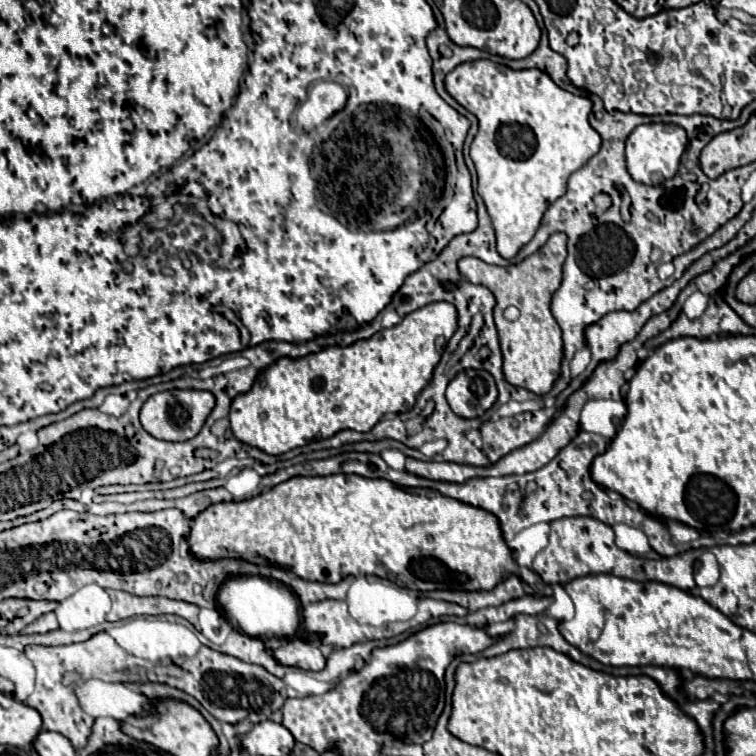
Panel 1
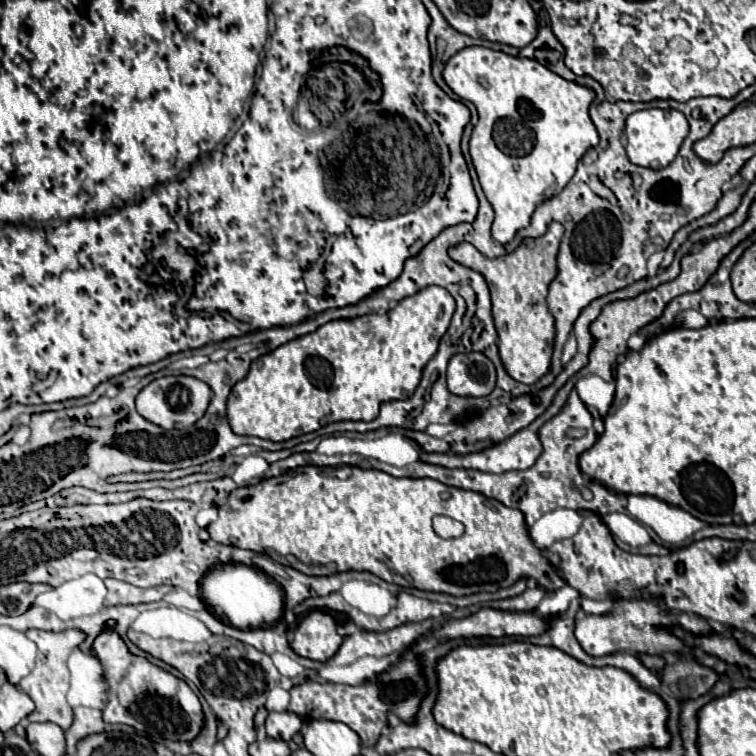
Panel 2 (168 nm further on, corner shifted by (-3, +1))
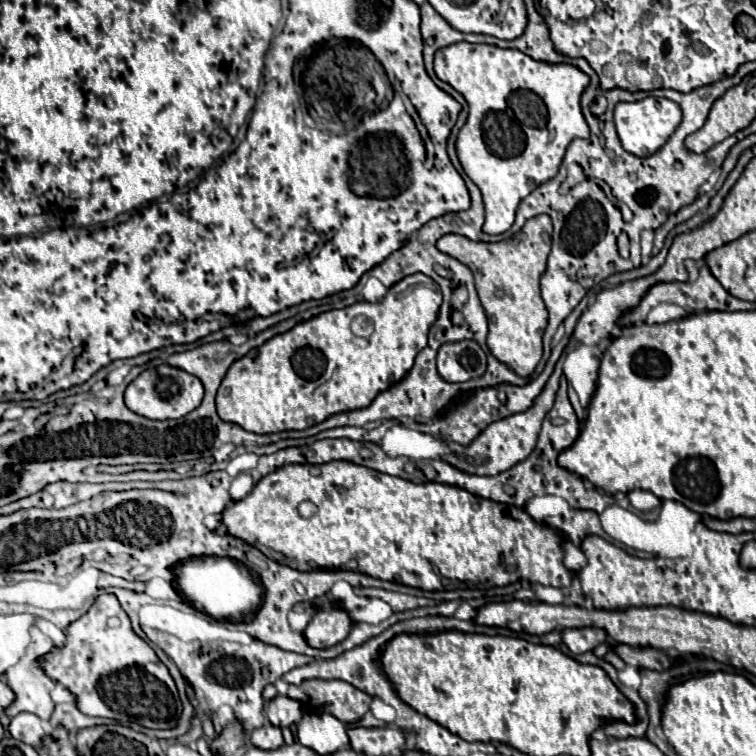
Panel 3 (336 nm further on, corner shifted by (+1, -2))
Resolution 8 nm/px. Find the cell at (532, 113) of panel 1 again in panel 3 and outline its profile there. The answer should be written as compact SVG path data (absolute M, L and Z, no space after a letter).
M456 43L448 45L434 55L434 71L438 79L452 85L468 103L470 115L466 125L460 129L456 151L466 175L482 191L486 207L484 233L500 235L506 233L516 217L516 209L536 185L556 177L564 153L572 139L588 139L588 125L580 109L580 97L586 91L590 79L576 67L570 65L550 65L544 61L534 61L516 49L500 49L494 45L472 45Z

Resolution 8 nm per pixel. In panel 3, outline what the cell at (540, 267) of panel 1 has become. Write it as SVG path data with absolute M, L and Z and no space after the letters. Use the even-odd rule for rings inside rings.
M548 215L530 219L520 233L500 243L476 243L462 235L444 235L436 247L470 267L478 297L488 315L488 349L516 375L530 377L542 359L542 333L548 313L540 297L540 277L546 269L546 259L552 247L552 221ZM494 289L504 289L504 297L496 297Z

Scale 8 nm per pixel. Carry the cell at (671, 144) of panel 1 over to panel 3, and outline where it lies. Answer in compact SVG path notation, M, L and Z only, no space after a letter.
M646 97L636 103L618 103L614 109L614 123L622 147L636 157L650 157L652 153L656 153L672 137L680 121L682 121L680 107L674 101L662 97Z

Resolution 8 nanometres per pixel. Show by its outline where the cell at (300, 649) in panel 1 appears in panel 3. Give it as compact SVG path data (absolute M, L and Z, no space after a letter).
M342 609L318 611L308 627L304 629L304 639L312 649L328 649L340 643L352 627L352 621Z

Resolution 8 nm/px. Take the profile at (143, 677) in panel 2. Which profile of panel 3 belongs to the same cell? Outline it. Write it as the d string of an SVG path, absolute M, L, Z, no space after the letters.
M100 595L90 607L90 611L66 629L66 635L68 635L68 643L44 655L40 663L48 677L62 683L68 691L76 695L76 703L82 713L90 717L112 719L118 723L130 723L146 717L152 721L166 721L168 727L176 725L182 709L176 683L168 673L168 669L162 665L162 661L156 657L156 653L150 649L150 645L132 631L130 619L114 595Z

